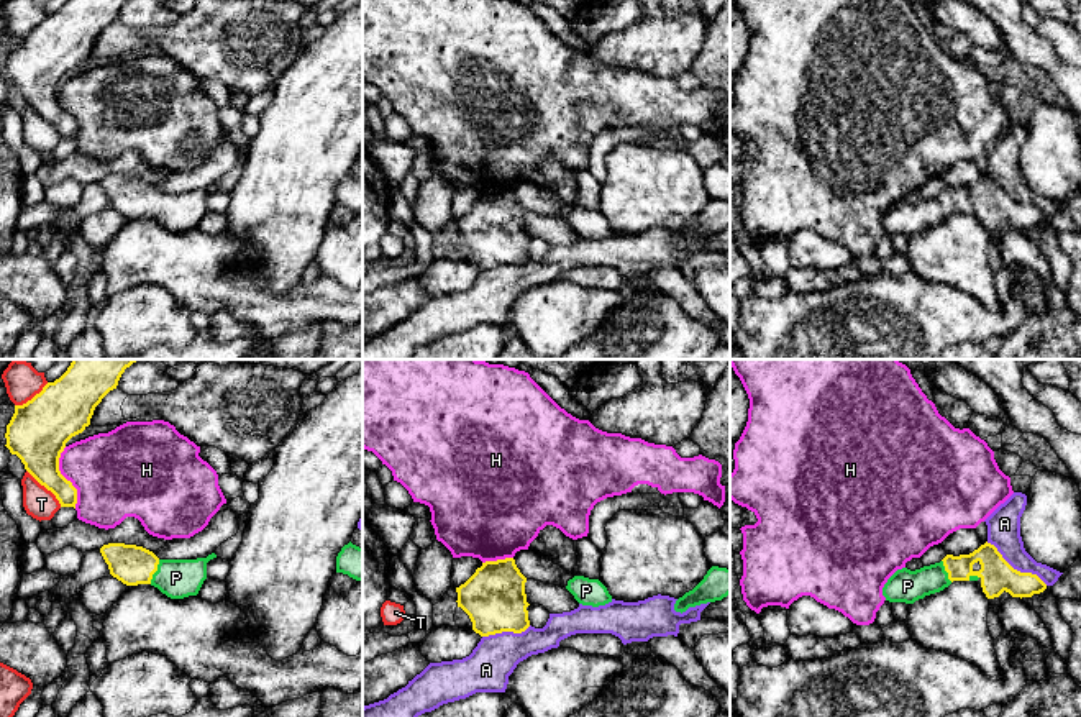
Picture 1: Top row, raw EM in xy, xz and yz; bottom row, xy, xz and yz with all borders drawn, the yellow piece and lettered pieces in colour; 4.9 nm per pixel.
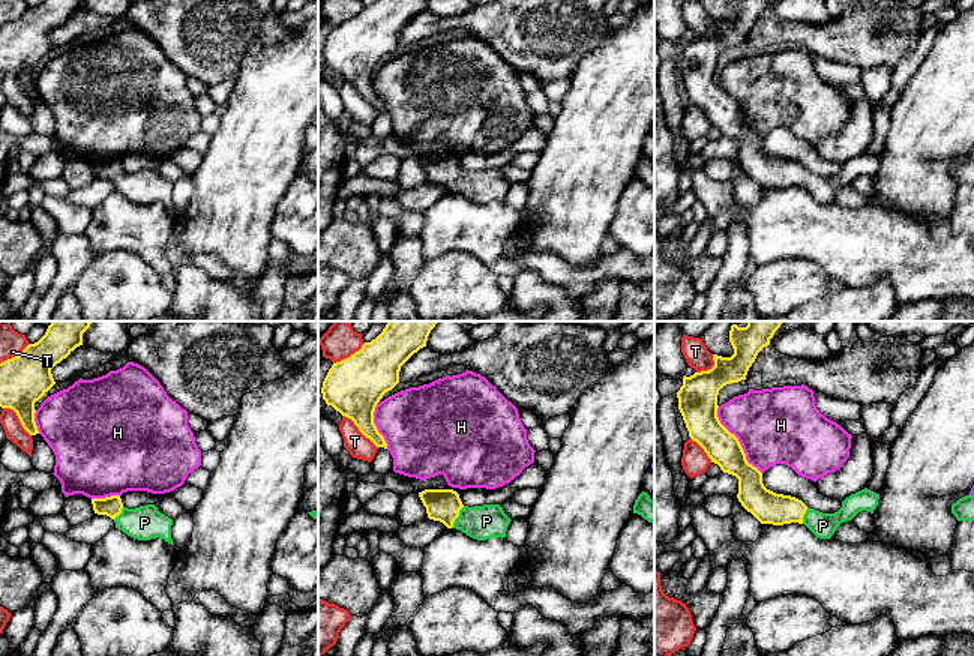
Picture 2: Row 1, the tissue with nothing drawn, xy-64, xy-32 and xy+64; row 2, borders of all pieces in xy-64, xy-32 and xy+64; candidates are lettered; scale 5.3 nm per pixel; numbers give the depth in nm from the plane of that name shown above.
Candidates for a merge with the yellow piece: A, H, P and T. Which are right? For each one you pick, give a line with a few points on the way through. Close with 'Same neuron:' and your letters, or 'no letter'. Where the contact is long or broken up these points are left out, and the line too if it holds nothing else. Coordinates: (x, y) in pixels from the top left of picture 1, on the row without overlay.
P: across xy (132, 197), (156, 202), (176, 210)
Same neuron: P

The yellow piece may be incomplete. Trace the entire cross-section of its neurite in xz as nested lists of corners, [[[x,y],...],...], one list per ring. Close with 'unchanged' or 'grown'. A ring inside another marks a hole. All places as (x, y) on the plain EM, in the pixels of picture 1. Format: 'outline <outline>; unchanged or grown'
outline [[[513,190],[486,194],[456,220],[456,235],[481,269],[502,264],[522,266],[530,259],[525,215],[527,210]]]; unchanged

